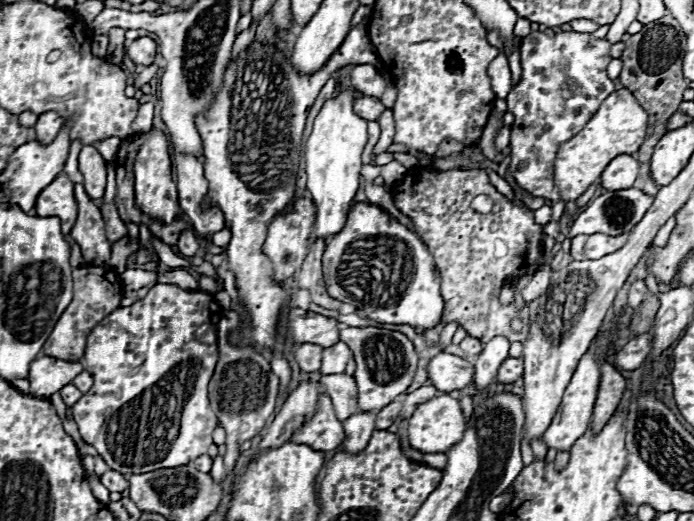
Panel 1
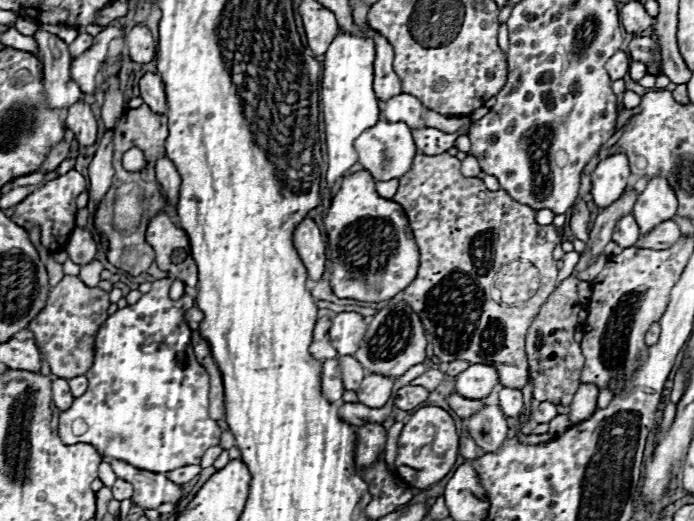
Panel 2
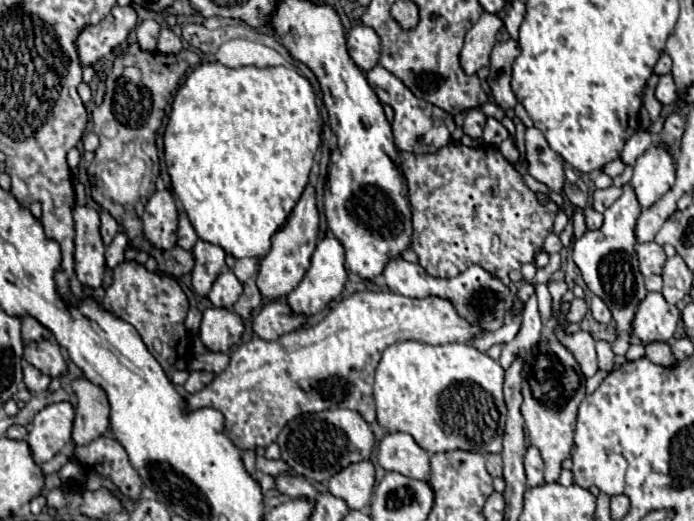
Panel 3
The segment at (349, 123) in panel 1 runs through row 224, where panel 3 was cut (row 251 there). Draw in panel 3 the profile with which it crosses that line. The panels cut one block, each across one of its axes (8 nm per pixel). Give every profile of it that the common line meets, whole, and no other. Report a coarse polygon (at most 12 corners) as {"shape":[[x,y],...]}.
{"shape":[[328,234],[302,282],[286,296],[294,314],[314,316],[346,284],[344,248]]}

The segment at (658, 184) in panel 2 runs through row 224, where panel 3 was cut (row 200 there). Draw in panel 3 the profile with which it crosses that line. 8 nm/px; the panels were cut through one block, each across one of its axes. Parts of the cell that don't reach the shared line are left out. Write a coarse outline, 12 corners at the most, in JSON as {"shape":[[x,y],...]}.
{"shape":[[652,144],[636,158],[632,186],[650,208],[674,184],[672,152]]}

